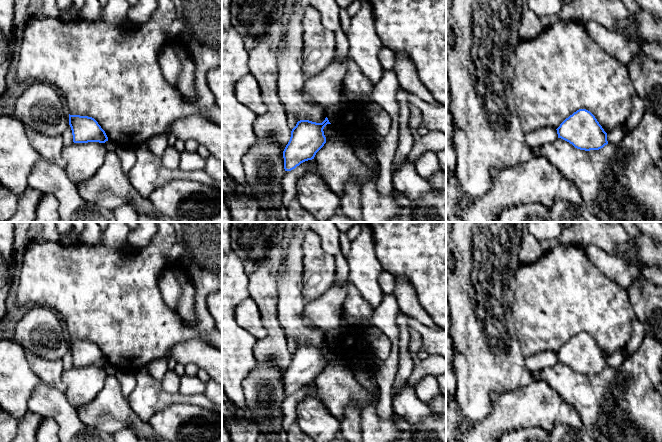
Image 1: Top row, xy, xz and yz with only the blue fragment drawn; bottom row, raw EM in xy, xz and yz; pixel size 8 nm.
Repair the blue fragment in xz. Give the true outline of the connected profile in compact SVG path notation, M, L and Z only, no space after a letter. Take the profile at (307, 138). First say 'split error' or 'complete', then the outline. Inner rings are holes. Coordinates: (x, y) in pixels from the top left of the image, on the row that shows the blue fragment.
complete | M327 117L322 123L309 120L297 122L283 151L285 171L291 171L301 163L314 159L326 143L323 129L327 124L331 124Z

